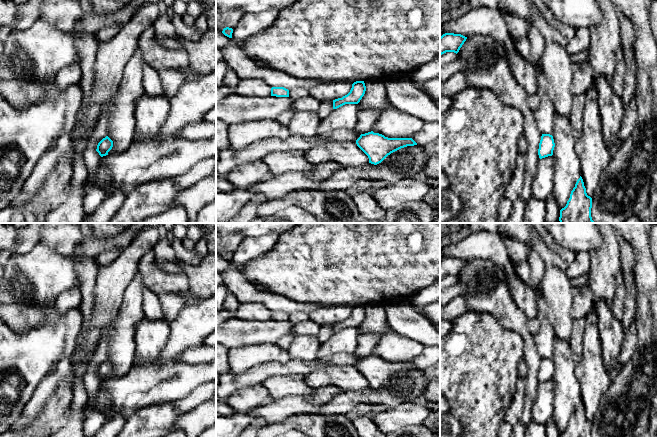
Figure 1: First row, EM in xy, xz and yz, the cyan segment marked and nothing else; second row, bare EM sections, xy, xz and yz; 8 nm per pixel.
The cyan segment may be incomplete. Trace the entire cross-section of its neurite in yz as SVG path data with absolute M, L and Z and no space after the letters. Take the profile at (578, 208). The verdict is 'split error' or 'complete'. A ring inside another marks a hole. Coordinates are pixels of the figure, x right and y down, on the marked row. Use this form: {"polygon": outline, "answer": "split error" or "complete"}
{"polygon": "M582 177L577 180L570 198L560 210L560 223L595 223L591 217L592 198L587 195Z", "answer": "complete"}

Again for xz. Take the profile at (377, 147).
{"polygon": "M373 131L361 134L356 144L368 156L369 163L374 165L401 148L417 145L412 138L388 138Z", "answer": "complete"}

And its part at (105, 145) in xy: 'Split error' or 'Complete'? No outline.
Complete

